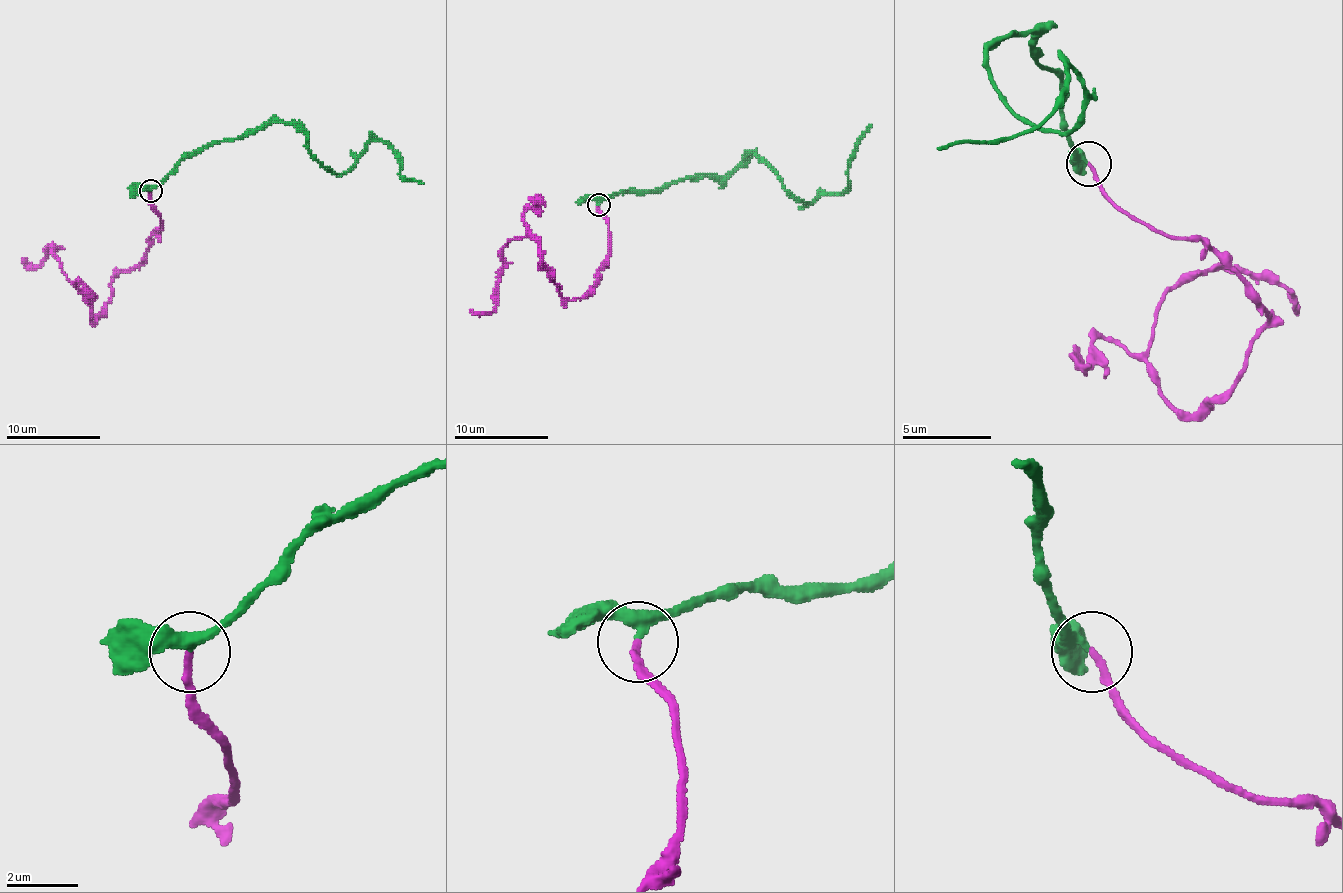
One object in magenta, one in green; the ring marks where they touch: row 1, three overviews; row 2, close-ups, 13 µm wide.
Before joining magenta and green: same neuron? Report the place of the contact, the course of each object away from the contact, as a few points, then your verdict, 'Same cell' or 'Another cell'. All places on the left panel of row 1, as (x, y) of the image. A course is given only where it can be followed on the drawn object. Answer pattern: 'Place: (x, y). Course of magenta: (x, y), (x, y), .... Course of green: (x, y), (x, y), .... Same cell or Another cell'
Place: (150, 191). Course of magenta: (151, 190), (160, 230), (113, 279), (95, 321), (52, 246), (34, 265), (22, 258). Course of green: (151, 190), (181, 160), (273, 122), (294, 122), (329, 171), (383, 141), (423, 183). Same cell

